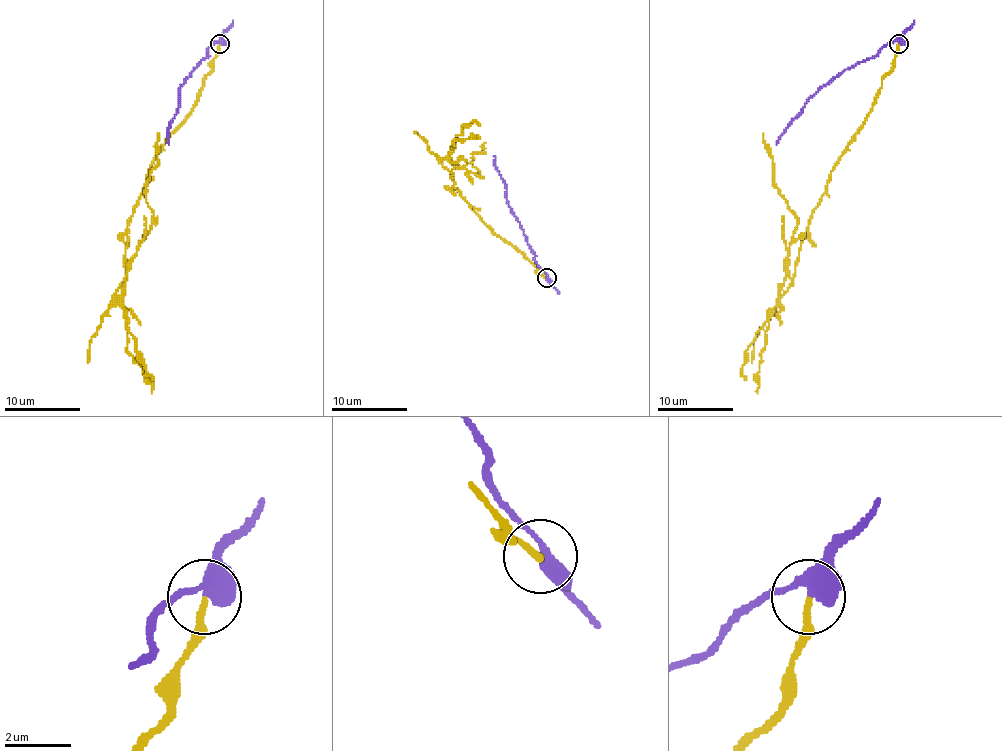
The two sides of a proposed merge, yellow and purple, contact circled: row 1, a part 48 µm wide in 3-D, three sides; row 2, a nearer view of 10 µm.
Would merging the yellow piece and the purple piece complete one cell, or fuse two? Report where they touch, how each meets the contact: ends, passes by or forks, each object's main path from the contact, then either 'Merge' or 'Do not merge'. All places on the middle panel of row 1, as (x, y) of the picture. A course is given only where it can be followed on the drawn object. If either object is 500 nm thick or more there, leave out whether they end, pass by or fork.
Place: (546, 278). At the ring yellow ends. At the ring purple passes by. Course of yellow: (546, 278), (476, 214), (454, 186), (452, 171), (463, 167), (478, 176), (472, 156), (484, 152), (486, 142). Course of purple: (546, 278), (546, 272), (533, 254), (508, 203), (506, 184), (497, 171), (495, 156). Do not merge

